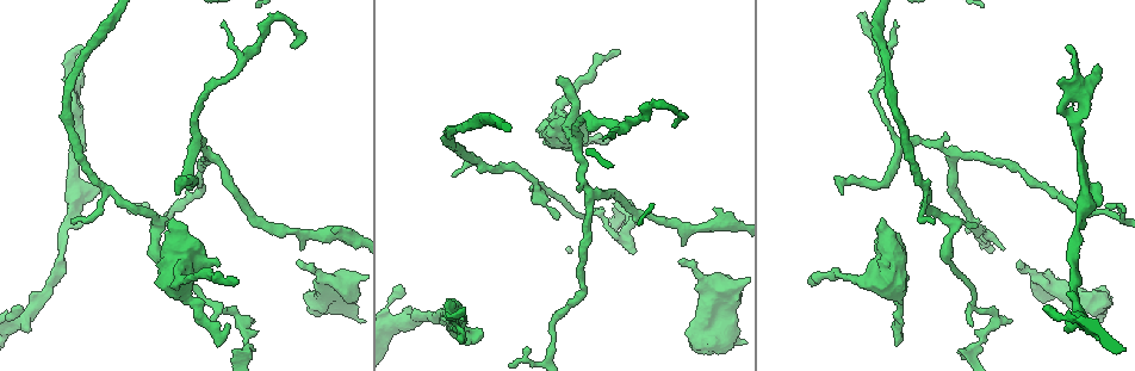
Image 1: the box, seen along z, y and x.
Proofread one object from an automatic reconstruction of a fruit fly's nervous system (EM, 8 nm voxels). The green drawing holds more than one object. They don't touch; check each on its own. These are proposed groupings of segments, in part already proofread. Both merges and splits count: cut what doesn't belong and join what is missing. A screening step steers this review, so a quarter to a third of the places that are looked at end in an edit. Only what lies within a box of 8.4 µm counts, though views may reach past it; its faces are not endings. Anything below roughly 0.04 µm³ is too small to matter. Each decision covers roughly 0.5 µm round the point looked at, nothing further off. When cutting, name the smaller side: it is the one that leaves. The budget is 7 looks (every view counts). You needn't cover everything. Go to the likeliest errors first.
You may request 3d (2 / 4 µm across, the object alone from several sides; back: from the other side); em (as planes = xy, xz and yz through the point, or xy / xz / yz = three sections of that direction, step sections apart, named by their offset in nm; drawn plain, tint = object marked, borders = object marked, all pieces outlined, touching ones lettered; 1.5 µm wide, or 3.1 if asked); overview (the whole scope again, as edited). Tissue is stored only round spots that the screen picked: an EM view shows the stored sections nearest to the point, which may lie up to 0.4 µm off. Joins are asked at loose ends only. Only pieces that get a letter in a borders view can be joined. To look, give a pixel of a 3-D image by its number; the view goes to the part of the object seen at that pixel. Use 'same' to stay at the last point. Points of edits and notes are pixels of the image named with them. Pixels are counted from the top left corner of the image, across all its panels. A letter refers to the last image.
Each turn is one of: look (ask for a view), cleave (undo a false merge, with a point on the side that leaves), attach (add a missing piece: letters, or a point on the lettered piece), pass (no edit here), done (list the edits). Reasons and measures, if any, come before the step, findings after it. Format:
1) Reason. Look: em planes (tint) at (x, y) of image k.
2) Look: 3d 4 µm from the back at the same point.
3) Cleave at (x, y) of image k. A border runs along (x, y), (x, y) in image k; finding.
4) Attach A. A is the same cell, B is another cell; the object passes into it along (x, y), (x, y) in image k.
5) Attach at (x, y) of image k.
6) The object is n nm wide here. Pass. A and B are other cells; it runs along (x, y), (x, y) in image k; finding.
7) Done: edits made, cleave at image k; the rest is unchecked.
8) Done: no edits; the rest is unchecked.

Stops while still wide. Look: 3d 4 µm at (883, 219) of image 1.

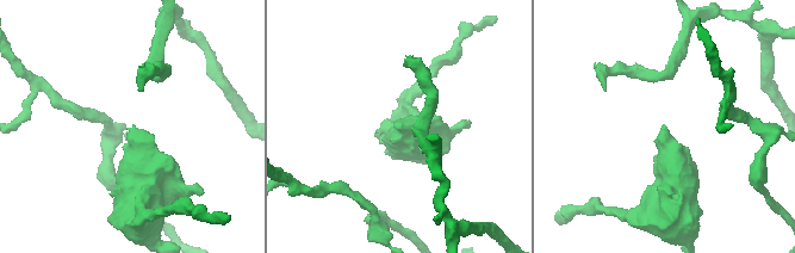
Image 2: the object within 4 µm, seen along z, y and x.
Shape alone is not enough. Look: em planes (borders) at (401, 124) of image 2.

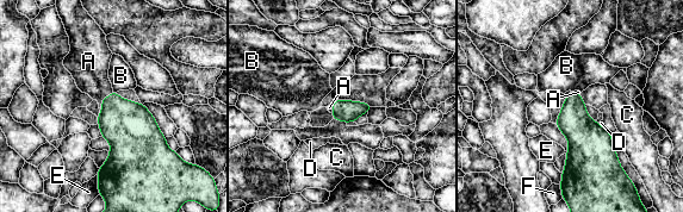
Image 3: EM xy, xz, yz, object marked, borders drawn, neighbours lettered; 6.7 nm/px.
The object is 280 nm wide here. Attach A. A is the same cell, B, C, D, E and F are other cells; the object passes into it along (128, 125), (103, 98), (88, 64) in image 3; the cell continues.

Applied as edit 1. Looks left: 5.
Look: overview.

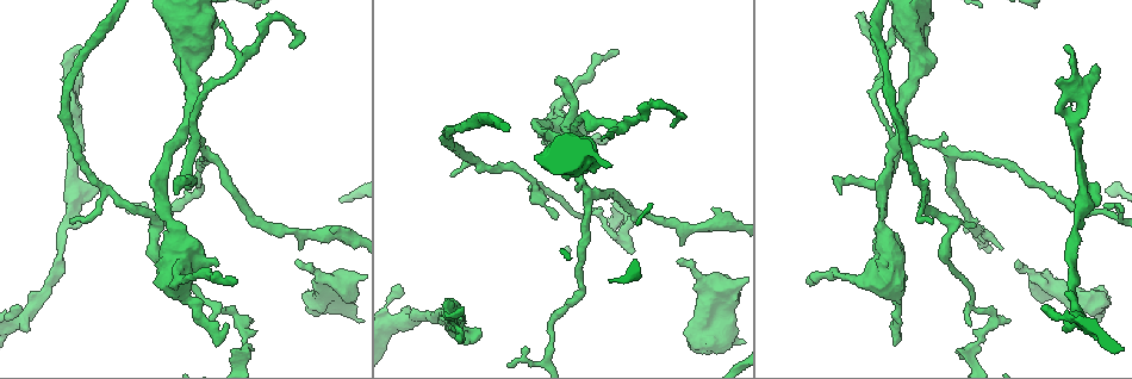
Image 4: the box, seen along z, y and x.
Tapers out. Look: em planes (borders) at (808, 279) of image 4.

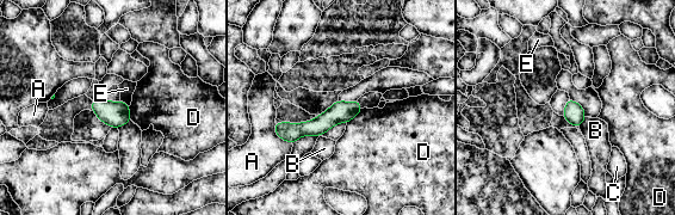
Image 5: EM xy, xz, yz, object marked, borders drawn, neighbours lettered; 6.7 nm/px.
The longest contact is with A, 180 nm. Pass. A, B, C, D and E are other cells; it runs along (358, 108), (317, 127), (277, 128) in image 5; no lettered piece goes on from it.

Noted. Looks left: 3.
Branch stops here. Look: em planes (borders) at (93, 188) of image 4.

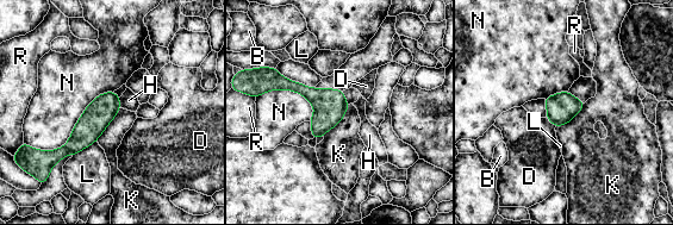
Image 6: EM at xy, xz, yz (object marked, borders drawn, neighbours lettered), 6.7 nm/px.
The object is 190 nm wide here. Pass. B, D, H, K, L, N and R are other cells; it runs along (113, 95), (66, 150), (43, 157) in image 6; no lettered piece goes on from it.

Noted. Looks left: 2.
Done: edits made, attach at image 3; the rest is unchecked.

